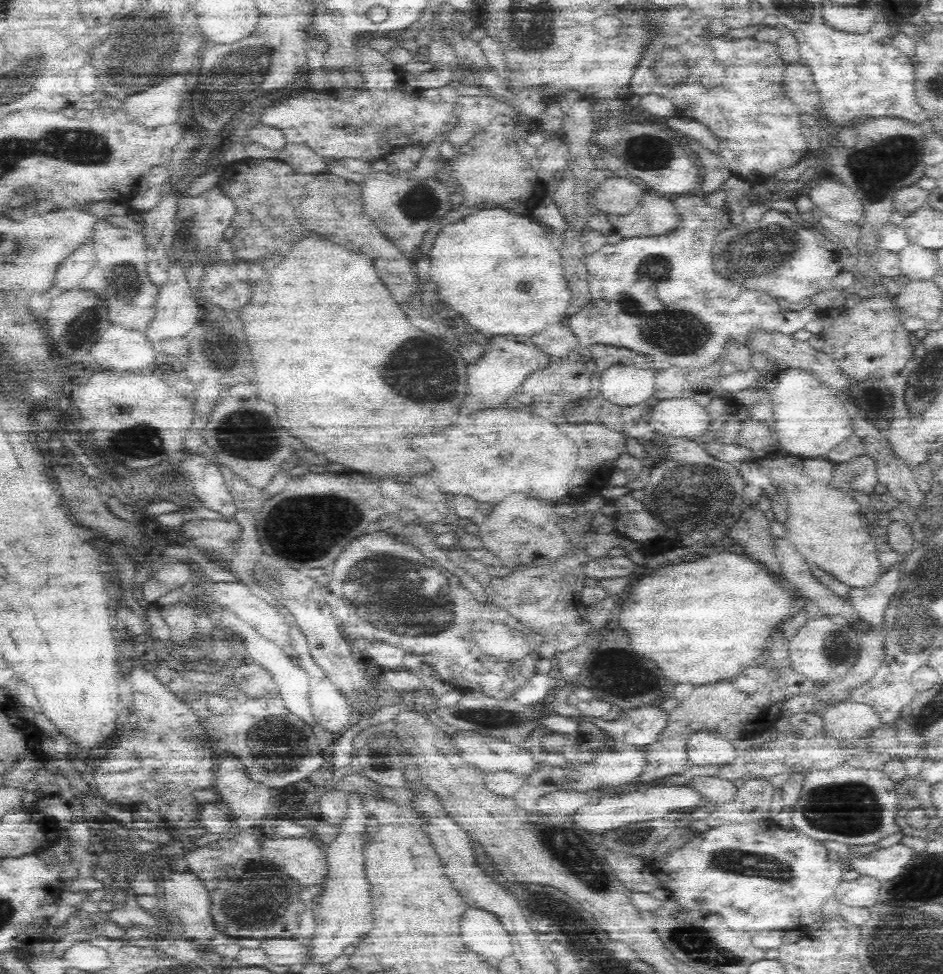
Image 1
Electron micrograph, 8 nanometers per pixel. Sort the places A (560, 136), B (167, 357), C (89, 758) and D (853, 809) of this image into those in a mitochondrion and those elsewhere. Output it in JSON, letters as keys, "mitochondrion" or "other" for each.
{"A":"other","B":"other","C":"other","D":"mitochondrion"}

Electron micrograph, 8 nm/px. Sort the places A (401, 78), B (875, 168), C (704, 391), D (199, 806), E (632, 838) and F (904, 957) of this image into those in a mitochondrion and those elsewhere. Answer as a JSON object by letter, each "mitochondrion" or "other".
{"A":"other","B":"mitochondrion","C":"other","D":"other","E":"mitochondrion","F":"mitochondrion"}

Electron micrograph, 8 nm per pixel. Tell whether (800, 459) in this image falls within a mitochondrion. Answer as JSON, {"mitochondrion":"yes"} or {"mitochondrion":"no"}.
{"mitochondrion":"no"}

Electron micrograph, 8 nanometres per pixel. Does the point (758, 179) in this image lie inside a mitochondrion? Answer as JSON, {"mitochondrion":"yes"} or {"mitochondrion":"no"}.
{"mitochondrion":"no"}

